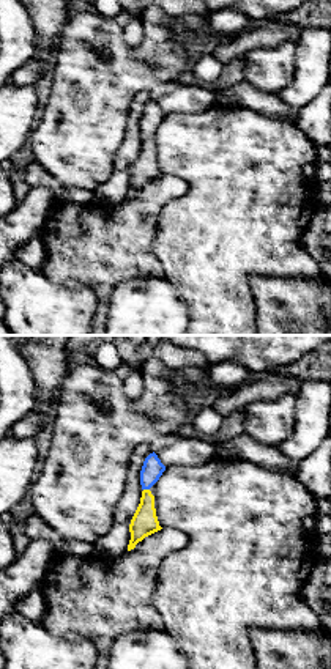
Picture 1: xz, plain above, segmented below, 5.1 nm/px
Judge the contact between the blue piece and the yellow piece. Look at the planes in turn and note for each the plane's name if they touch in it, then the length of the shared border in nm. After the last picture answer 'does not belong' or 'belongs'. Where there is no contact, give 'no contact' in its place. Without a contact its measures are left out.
xz | 30 nm

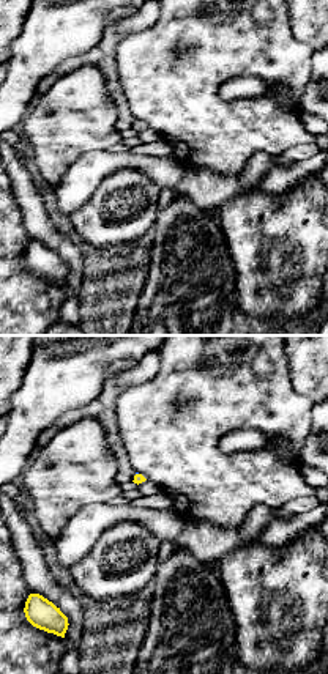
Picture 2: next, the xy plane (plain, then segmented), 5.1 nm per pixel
no contact

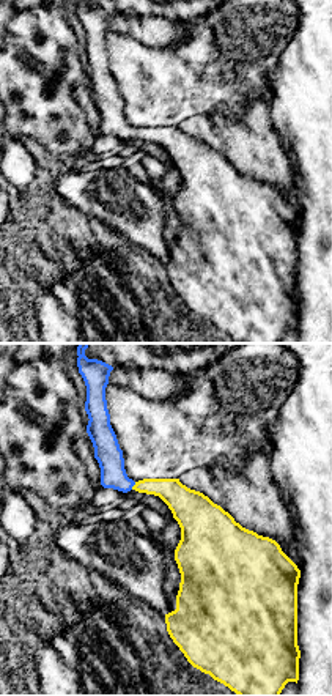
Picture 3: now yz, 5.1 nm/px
yz | 50 nm

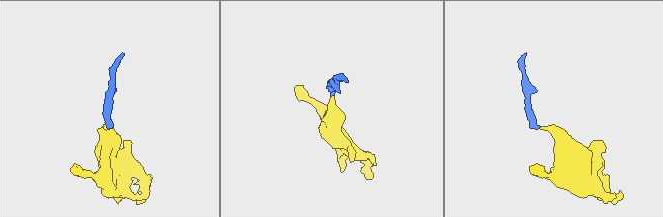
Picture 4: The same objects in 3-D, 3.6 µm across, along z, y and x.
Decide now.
belongs

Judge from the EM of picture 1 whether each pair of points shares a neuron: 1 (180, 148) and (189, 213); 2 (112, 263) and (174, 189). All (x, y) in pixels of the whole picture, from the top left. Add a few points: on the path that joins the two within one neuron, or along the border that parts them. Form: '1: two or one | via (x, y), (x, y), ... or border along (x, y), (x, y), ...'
1: one | via (196, 164), (196, 197)
2: one | via (115, 243), (153, 203)

